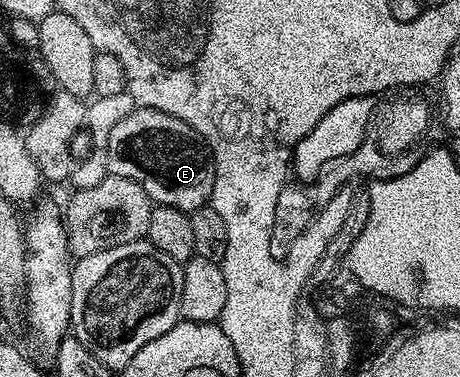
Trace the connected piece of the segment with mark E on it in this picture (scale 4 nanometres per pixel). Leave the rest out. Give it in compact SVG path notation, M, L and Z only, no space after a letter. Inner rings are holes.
M135 107L108 135L106 171L140 183L154 205L176 207L191 214L207 204L212 195L214 154L188 123L159 109Z

